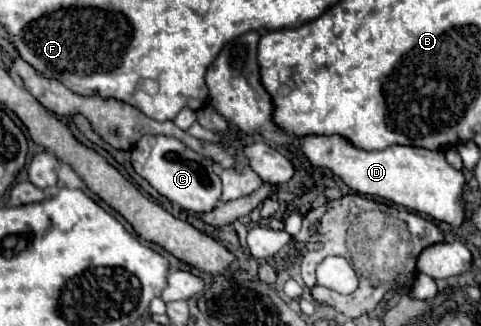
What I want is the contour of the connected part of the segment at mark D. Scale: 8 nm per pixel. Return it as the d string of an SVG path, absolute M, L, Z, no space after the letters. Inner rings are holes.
M305 136L301 152L313 166L333 170L337 176L343 178L343 182L349 188L353 188L359 194L391 200L409 208L411 212L427 214L451 226L463 226L465 222L465 176L461 170L455 170L447 164L443 152L411 146L389 146L381 152L367 152L351 146L341 136Z

